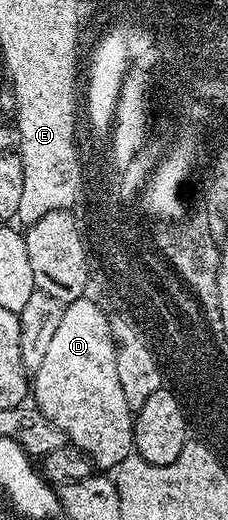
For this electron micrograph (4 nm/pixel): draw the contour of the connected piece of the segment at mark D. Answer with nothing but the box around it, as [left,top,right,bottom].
[33,299,135,469]

